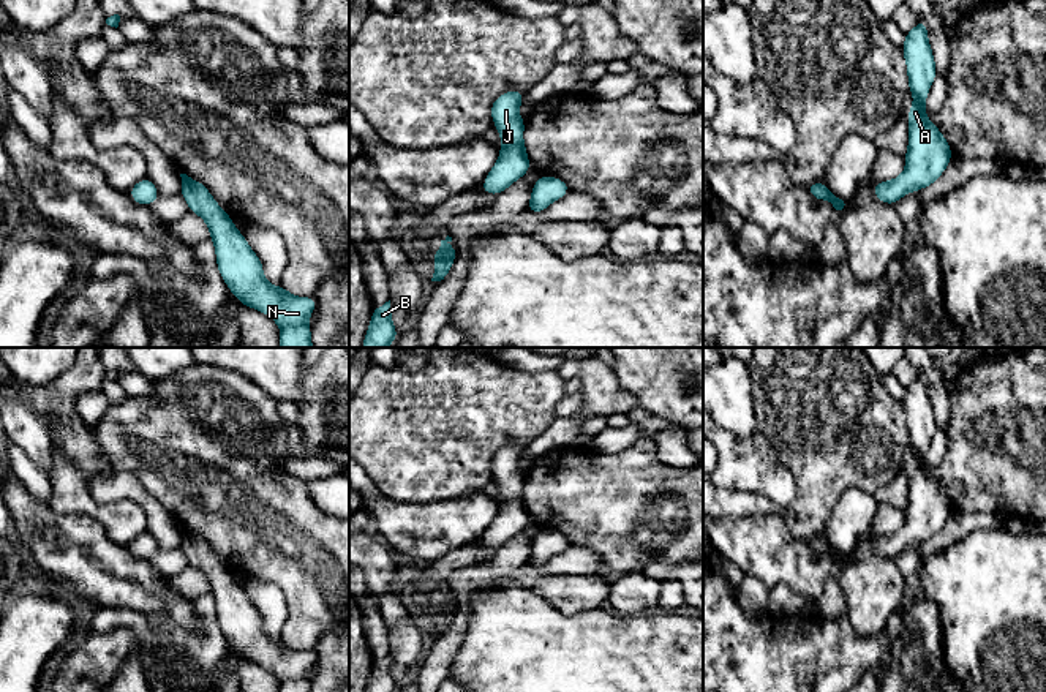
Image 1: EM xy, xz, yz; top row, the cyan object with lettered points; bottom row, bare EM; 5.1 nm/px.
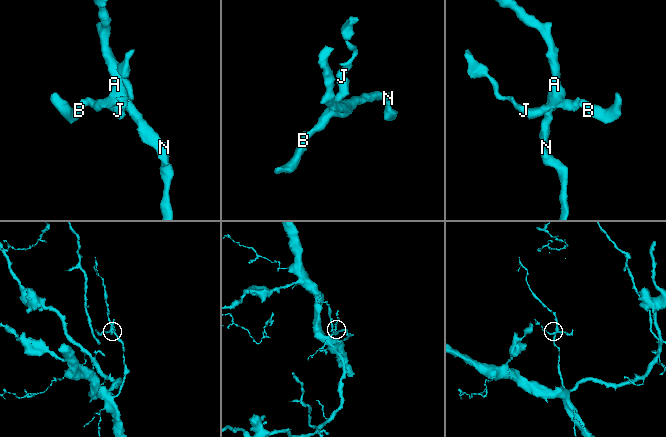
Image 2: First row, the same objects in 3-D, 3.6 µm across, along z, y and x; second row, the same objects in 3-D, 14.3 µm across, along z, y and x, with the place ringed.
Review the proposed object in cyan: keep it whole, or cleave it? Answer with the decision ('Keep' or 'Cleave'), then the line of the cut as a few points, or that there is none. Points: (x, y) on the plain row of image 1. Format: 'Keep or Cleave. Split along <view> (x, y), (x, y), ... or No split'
Keep. No split

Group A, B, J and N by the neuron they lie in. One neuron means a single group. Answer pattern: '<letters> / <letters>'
A B J N

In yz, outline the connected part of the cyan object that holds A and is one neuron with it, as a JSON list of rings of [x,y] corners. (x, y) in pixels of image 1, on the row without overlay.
[[[920,376],[905,387],[902,400],[907,419],[909,444],[913,458],[909,464],[909,501],[905,523],[897,532],[875,537],[874,548],[880,556],[894,559],[904,548],[929,542],[951,515],[951,501],[940,483],[926,471],[926,450],[937,430],[932,401],[927,393],[927,376]]]

